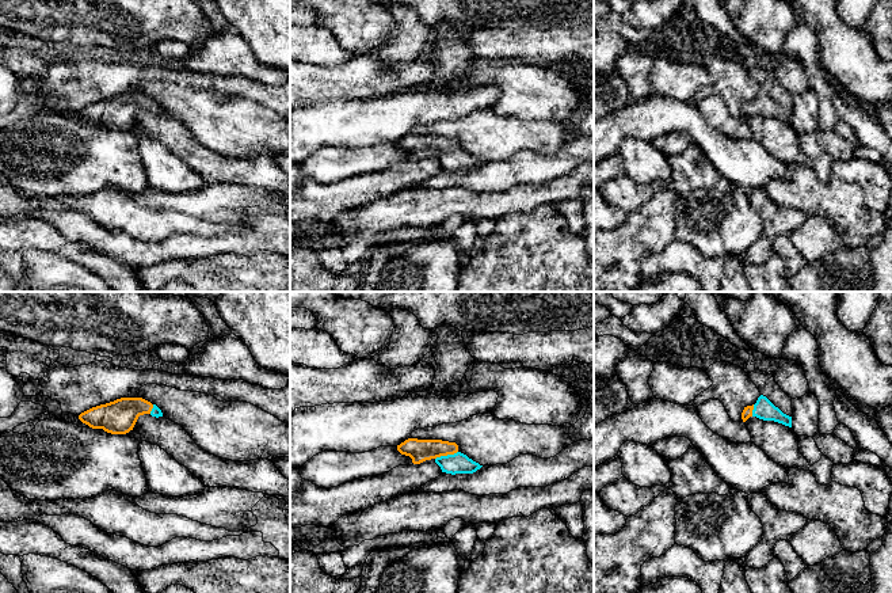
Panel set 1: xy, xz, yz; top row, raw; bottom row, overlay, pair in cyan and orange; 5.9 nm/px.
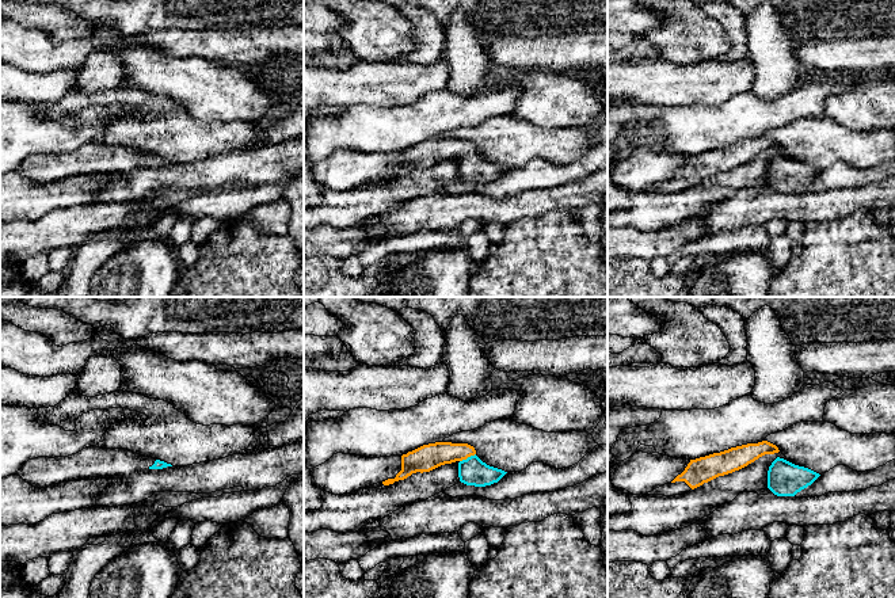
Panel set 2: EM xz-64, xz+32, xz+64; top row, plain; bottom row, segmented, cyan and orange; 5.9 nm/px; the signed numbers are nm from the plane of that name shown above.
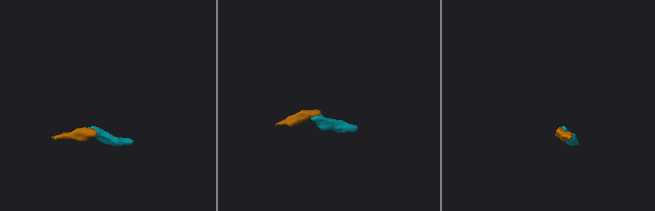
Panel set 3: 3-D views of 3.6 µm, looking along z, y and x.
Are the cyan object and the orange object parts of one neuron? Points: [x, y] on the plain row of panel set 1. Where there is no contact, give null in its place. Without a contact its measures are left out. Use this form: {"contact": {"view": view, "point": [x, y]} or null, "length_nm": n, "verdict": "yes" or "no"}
{"contact": {"view": "xz", "point": [448, 151]}, "length_nm": 140, "verdict": "yes"}

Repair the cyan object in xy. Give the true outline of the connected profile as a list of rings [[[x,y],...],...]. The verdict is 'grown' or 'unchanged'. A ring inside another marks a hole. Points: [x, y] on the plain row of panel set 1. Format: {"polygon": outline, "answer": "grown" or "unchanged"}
{"polygon": [[[121,94],[92,103],[79,111],[79,115],[92,125],[103,125],[111,130],[126,130],[133,126],[140,111],[163,113],[161,106],[142,94]]], "answer": "grown"}

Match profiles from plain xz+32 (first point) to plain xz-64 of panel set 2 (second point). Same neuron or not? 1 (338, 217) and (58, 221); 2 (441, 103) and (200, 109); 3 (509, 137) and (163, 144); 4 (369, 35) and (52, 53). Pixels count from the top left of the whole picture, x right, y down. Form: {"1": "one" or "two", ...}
{"1": "two", "2": "two", "3": "one", "4": "two"}

